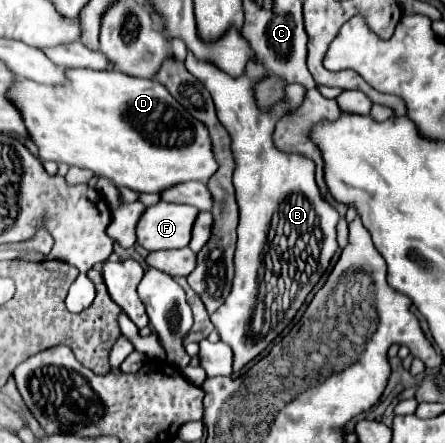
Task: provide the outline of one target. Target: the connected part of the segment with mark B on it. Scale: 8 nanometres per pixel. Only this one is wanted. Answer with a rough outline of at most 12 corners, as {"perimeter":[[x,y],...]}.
{"perimeter":[[187,55],[231,137],[231,293],[211,315],[239,373],[285,331],[339,249],[315,163],[271,145],[251,63]]}

